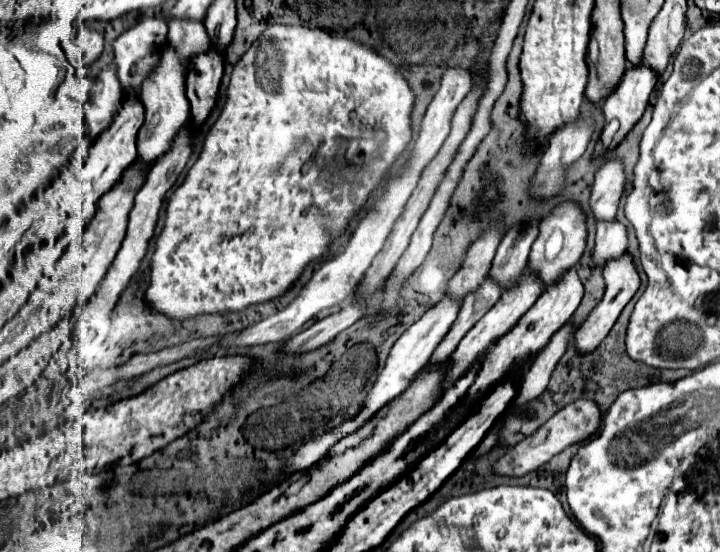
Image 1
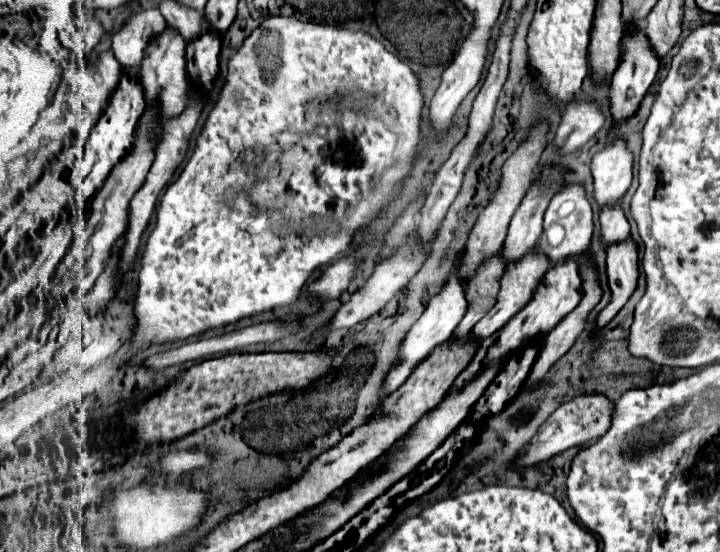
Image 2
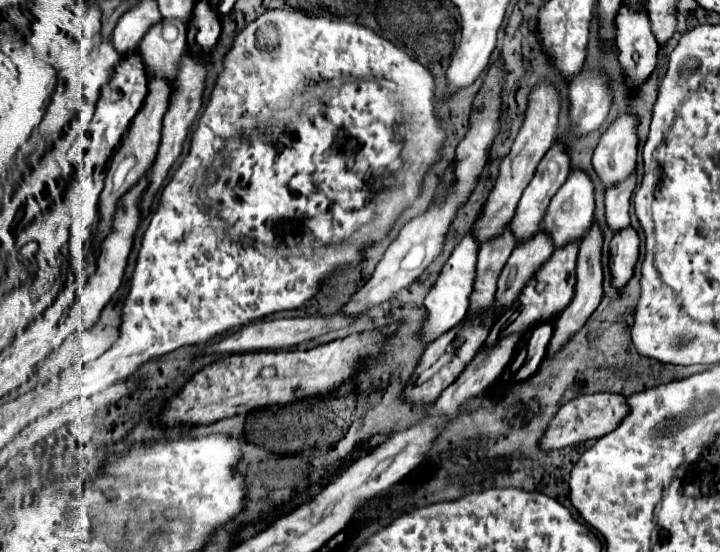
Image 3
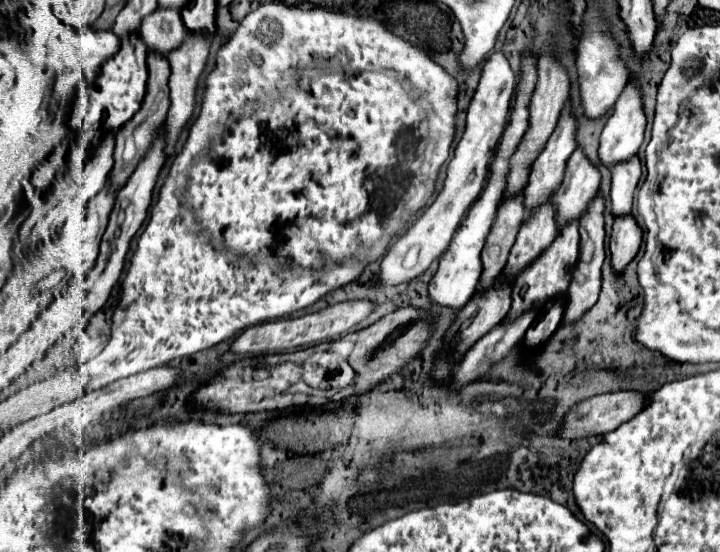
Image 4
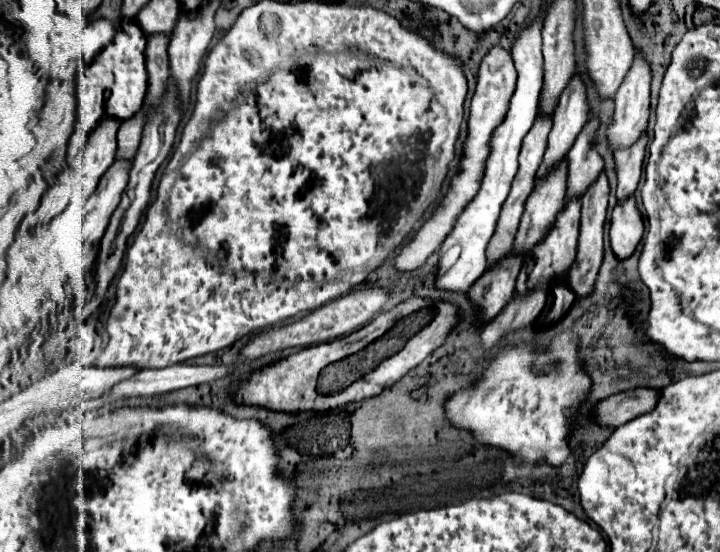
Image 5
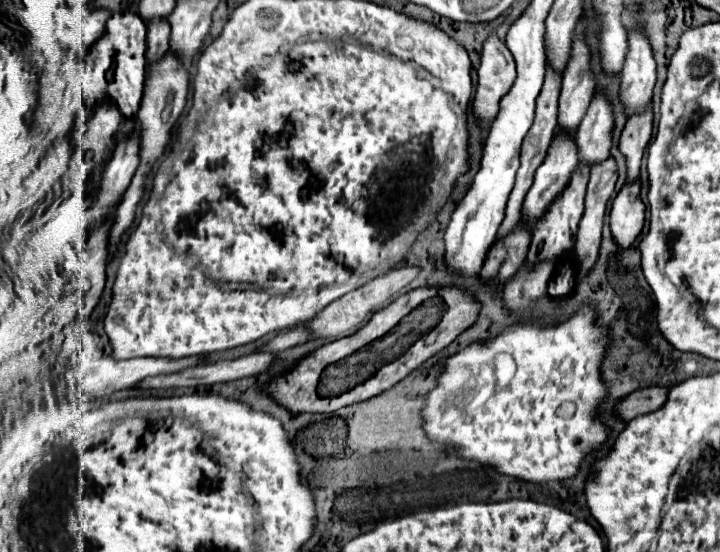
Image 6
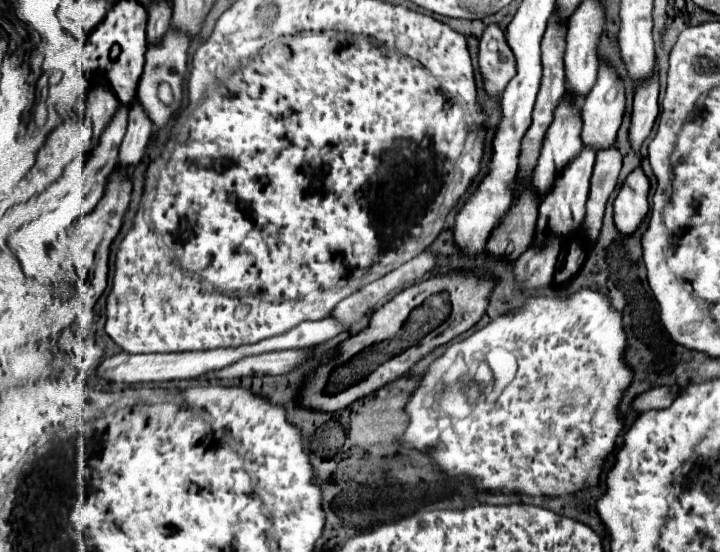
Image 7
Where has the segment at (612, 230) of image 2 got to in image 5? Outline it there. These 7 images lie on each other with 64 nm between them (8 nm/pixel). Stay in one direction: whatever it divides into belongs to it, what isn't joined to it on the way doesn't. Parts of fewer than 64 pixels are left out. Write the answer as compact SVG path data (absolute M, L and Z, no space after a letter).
M646 134L644 140L640 140L640 144L634 144L632 148L628 148L628 152L616 152L614 154L614 170L616 170L616 198L626 200L628 196L634 194L640 174L642 174L642 160L644 160L644 148L646 148Z

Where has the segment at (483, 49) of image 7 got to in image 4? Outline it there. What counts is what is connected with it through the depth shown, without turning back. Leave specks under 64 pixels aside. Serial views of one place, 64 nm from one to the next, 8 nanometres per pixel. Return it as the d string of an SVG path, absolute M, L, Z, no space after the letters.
M496 52L486 60L482 68L480 84L468 108L466 132L454 150L454 158L448 164L448 176L446 176L444 188L436 196L434 204L412 226L408 226L408 230L388 248L380 264L380 274L378 274L380 286L398 286L418 278L448 248L460 224L460 218L464 216L464 212L470 208L470 204L476 200L476 196L482 190L488 160L504 132L512 92L514 92L514 72L510 70L510 64L504 58L504 54Z

